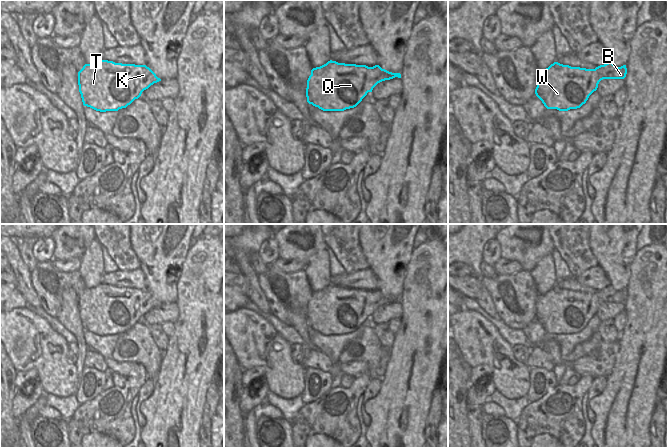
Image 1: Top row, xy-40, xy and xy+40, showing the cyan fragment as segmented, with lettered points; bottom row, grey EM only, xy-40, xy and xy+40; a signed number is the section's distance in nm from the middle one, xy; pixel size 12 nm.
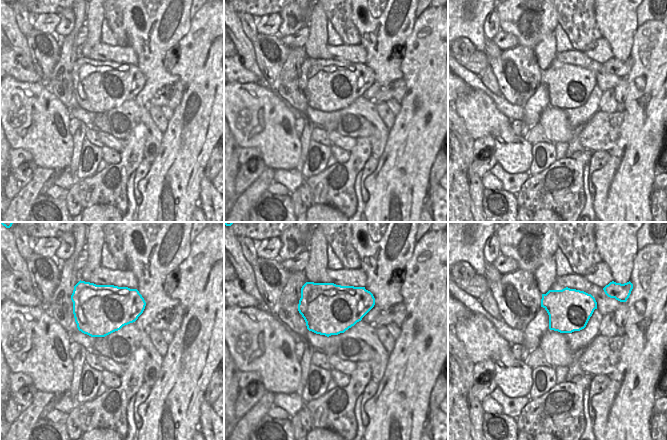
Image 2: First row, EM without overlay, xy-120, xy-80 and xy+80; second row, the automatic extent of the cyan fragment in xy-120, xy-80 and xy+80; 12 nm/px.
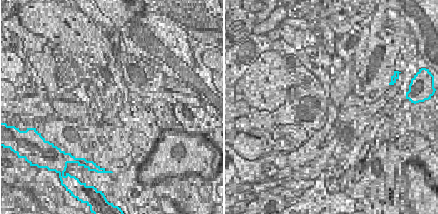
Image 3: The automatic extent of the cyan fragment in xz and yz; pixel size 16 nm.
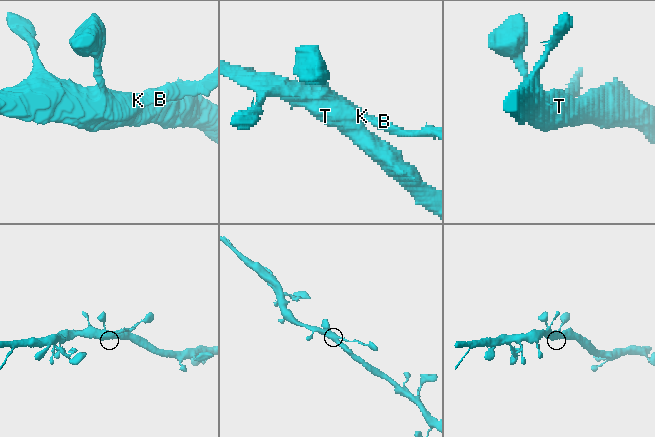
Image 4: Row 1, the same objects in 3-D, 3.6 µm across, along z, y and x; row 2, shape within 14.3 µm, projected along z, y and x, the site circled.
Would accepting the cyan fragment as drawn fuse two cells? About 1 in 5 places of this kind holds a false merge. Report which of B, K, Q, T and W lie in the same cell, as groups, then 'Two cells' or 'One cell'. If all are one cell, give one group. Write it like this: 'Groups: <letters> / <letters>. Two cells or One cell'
Groups: B K Q T W. One cell.

